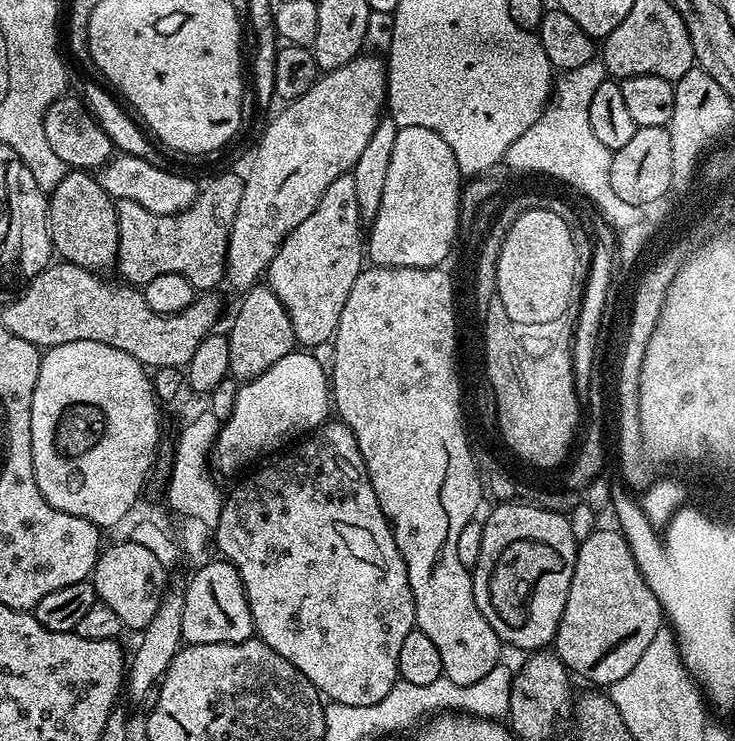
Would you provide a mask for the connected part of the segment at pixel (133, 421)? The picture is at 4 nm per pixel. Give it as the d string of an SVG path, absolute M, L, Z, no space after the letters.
M66 342L62 346L47 349L40 357L38 382L34 386L34 398L30 402L30 442L34 458L34 478L38 482L38 490L42 490L42 498L50 502L58 510L66 514L74 514L78 518L86 518L101 530L115 526L119 520L128 516L128 511L136 504L140 491L144 488L144 479L152 468L152 459L156 456L156 447L160 444L160 412L156 395L152 392L152 381L144 365L139 364L130 354L122 350L114 350L114 346L106 346L102 342Z

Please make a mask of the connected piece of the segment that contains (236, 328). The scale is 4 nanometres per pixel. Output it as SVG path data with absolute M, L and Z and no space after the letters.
M260 282L243 293L240 305L236 308L236 317L232 320L232 329L226 332L230 346L229 373L237 381L258 378L274 362L286 358L297 347L294 328L290 326L290 314L286 314L286 306L278 302L267 283Z

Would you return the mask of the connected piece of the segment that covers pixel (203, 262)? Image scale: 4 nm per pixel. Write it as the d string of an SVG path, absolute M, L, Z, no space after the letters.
M224 172L208 185L201 187L196 201L186 210L169 216L154 214L138 202L116 201L118 214L118 254L115 267L132 286L149 284L158 274L182 274L197 290L212 290L226 276L228 263L228 239L234 226L234 214L238 214L238 202L242 202L244 176L236 172Z

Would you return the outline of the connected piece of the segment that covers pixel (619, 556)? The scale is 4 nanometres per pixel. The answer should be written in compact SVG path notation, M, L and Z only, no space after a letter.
M596 530L590 534L590 538L579 541L570 594L566 598L566 610L562 610L562 622L554 641L554 651L569 673L576 675L577 672L582 679L589 680L592 686L610 686L618 682L618 678L626 678L626 674L634 670L638 658L646 654L646 646L650 646L650 641L661 626L659 600L643 580L623 534L614 530Z

